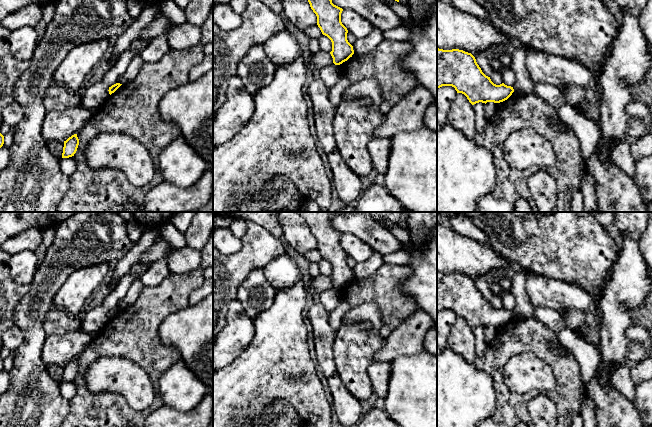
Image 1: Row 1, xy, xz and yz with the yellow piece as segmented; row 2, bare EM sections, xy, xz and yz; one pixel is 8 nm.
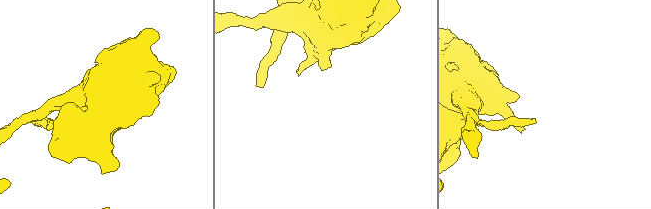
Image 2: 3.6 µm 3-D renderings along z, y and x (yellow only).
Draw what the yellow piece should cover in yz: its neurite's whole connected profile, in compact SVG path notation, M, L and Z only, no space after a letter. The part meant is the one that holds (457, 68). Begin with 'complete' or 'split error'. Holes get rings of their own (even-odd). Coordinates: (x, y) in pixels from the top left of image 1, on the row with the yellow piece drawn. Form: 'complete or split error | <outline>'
complete | M437 48L437 89L452 86L457 93L464 94L474 105L482 102L500 103L514 92L513 87L504 83L494 84L476 62L475 57L459 49Z

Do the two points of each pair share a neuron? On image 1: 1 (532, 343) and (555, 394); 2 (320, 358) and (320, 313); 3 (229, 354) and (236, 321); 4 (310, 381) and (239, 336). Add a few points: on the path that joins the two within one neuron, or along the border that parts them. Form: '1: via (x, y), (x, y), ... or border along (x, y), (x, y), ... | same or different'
1: via (546, 353), (561, 368), (561, 380) | same
2: via (321, 347), (320, 324) | same
3: via (229, 346), (236, 336), (236, 329) | same
4: border along (254, 320), (253, 338), (247, 348), (234, 361) | different

